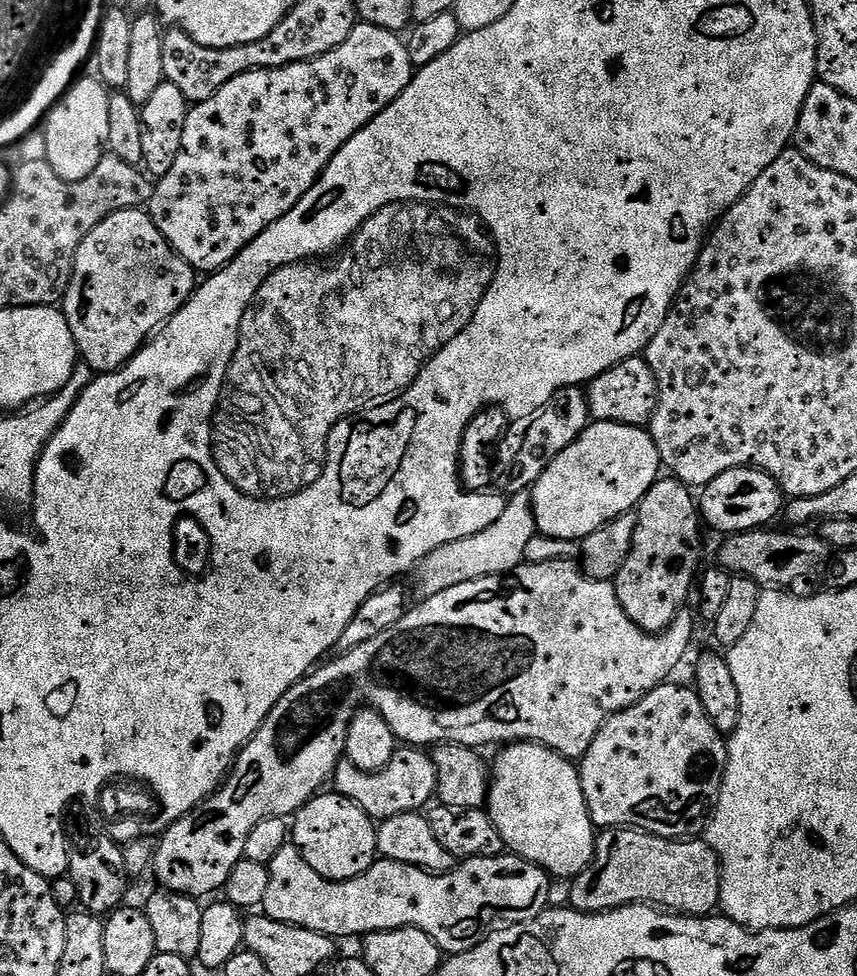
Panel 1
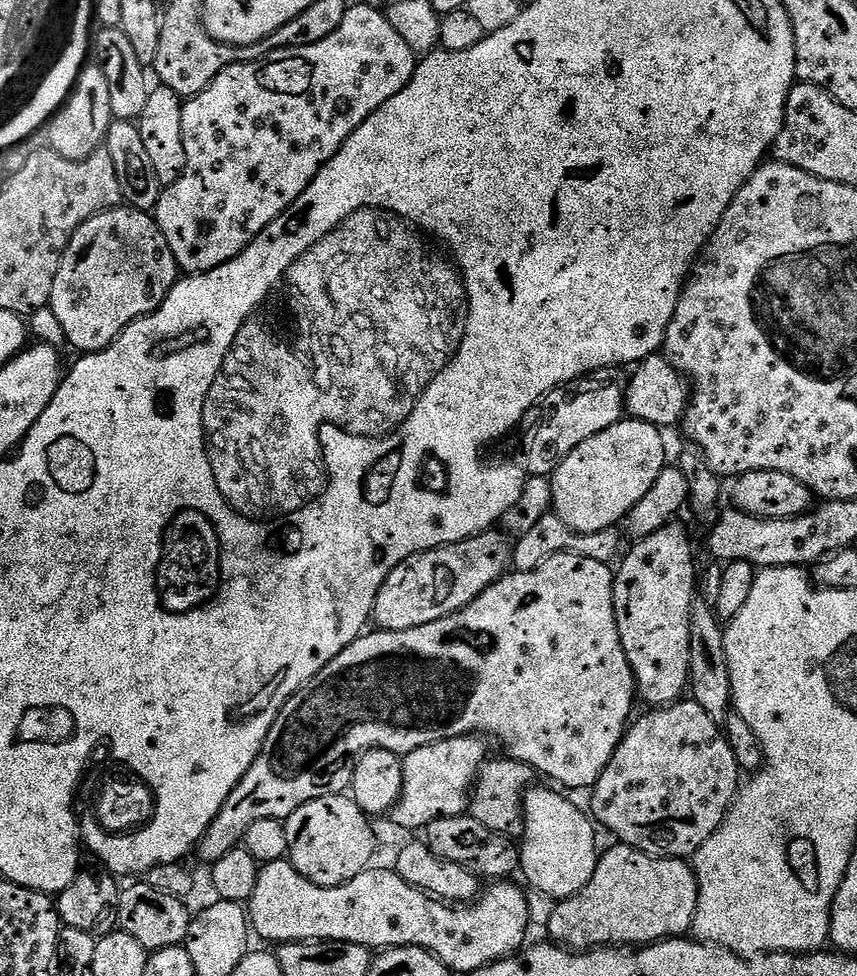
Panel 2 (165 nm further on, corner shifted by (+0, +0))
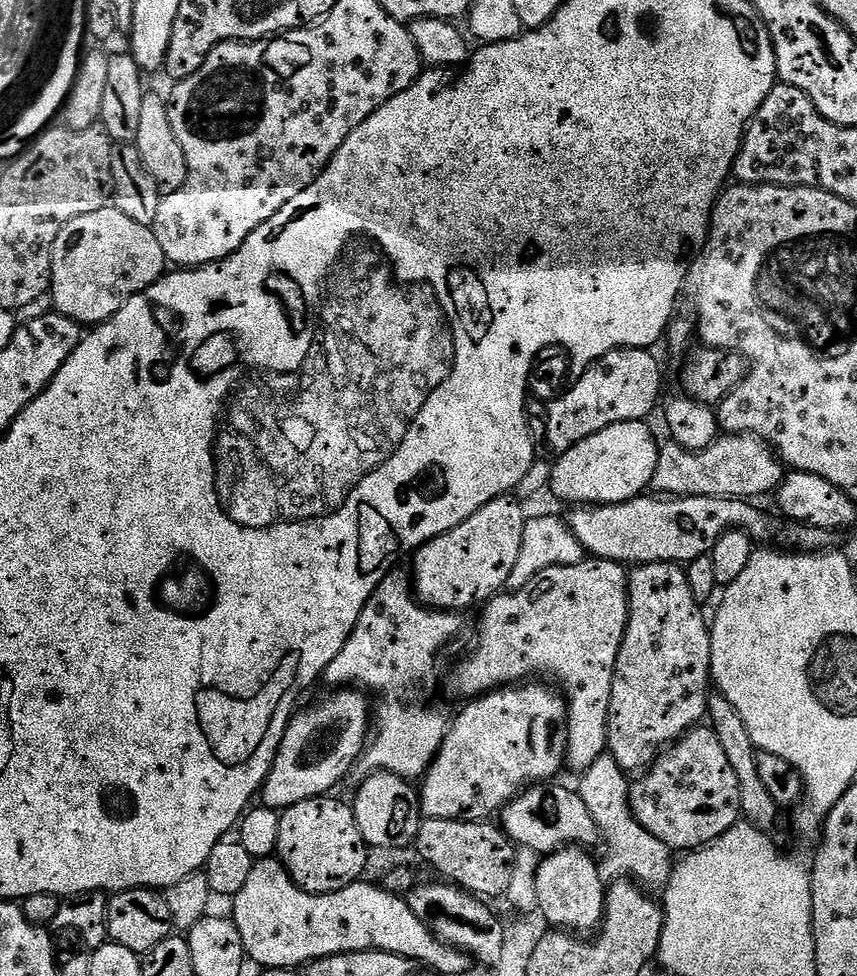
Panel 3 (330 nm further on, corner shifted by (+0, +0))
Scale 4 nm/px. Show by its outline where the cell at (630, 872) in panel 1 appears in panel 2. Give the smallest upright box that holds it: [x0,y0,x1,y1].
[546,843,698,950]

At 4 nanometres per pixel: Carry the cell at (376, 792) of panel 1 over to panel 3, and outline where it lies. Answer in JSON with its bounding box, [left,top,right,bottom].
[418,682,568,821]

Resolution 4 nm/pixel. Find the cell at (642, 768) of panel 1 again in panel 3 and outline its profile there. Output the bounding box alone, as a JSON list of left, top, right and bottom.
[628,727,741,854]

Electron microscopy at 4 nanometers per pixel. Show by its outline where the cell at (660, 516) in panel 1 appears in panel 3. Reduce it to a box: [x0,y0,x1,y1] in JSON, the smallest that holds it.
[607,562,712,774]

